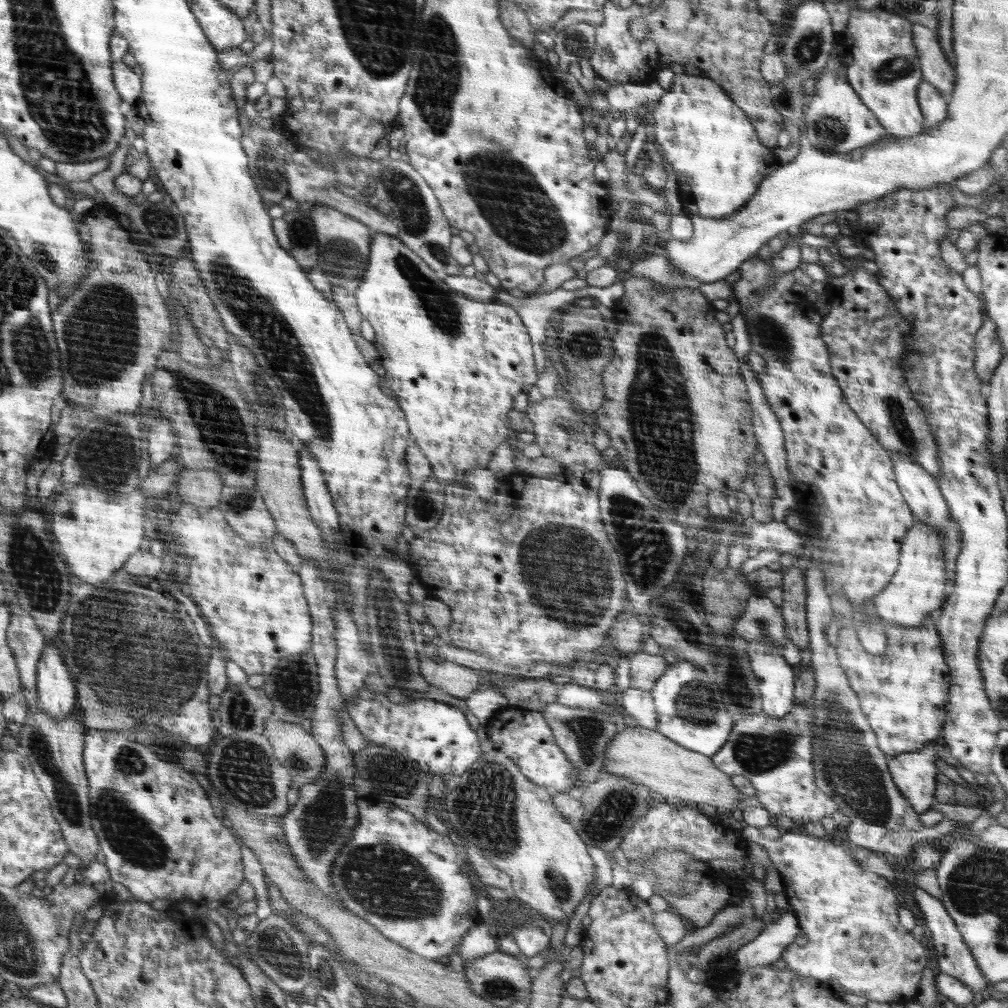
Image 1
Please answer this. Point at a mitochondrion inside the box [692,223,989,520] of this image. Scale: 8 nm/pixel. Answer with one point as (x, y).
(775, 339)

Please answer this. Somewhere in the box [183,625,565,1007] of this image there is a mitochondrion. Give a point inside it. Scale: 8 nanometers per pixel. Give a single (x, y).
(389, 882)

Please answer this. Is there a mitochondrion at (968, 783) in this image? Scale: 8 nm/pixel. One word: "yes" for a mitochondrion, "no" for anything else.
no

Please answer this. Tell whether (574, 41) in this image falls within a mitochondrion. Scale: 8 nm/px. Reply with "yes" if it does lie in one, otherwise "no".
yes

